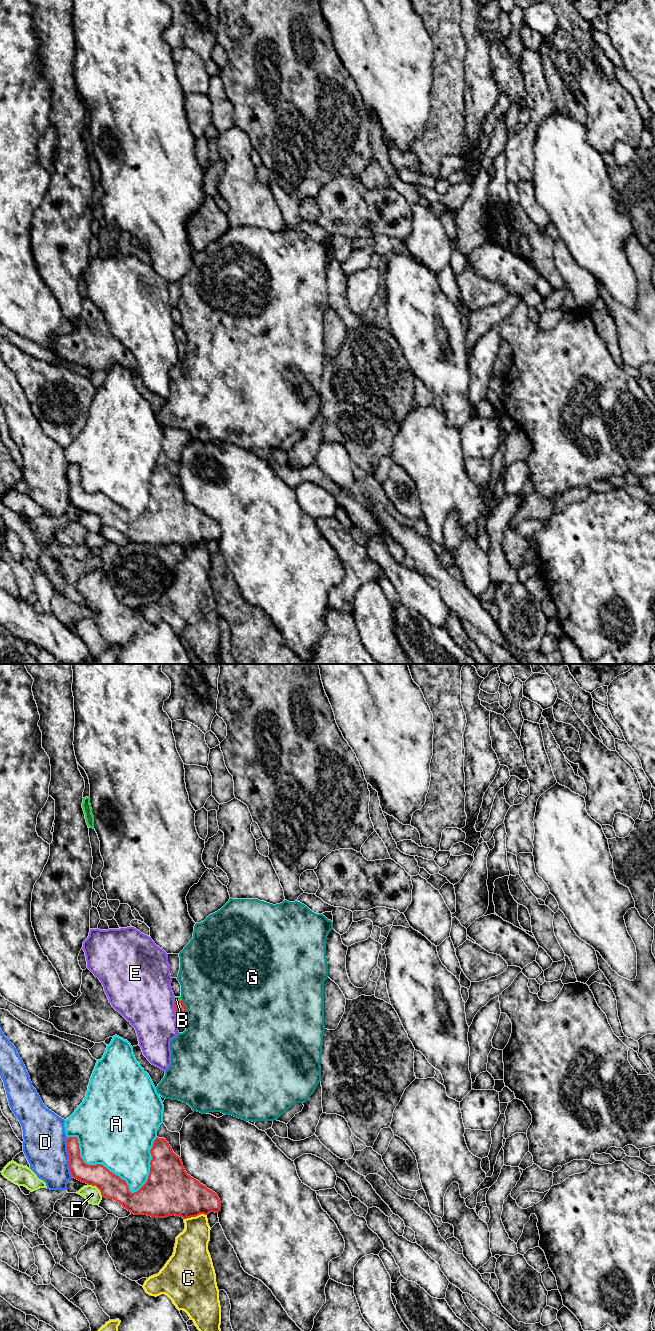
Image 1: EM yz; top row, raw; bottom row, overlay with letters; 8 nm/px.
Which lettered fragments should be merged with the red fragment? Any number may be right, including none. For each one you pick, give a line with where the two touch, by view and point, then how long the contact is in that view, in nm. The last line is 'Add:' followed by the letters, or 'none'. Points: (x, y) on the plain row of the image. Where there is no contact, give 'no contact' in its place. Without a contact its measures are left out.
B: meets red in yz at (178, 329); contact 70 nm long
Add: B

